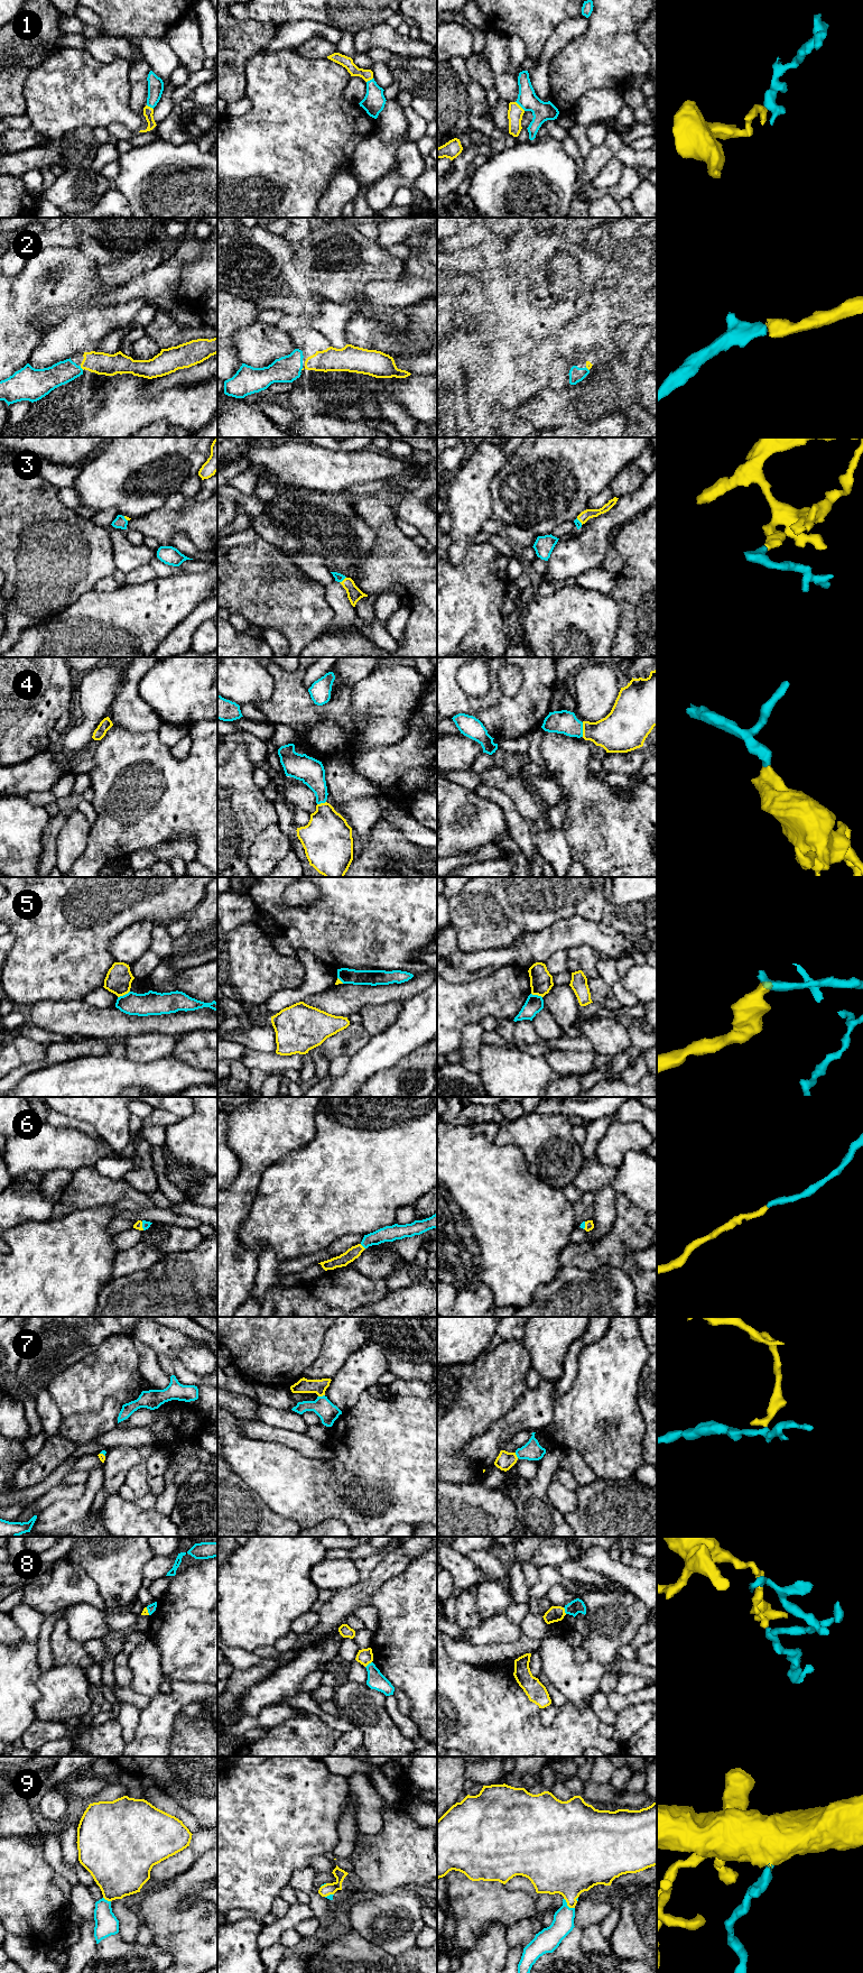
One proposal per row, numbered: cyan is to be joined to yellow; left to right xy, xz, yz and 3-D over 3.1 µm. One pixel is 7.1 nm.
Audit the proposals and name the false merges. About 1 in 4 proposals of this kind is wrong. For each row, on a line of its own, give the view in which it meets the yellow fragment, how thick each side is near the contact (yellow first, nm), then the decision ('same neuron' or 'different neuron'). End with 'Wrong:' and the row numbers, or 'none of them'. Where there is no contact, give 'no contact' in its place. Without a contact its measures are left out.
1: contact in yz; calibres 110 and 140 nm; same neuron
2: contact in xy; calibres 160 and 160 nm; same neuron
3: contact in xz; calibres 100 and 60 nm; same neuron
4: contact in yz; calibres 280 and 170 nm; same neuron
5: contact in xy; calibres 190 and 170 nm; different neuron
6: contact in xz; calibres 90 and 110 nm; same neuron
7: contact in xz; calibres 110 and 140 nm; same neuron
8: contact in xz; calibres 110 and 130 nm; different neuron
9: contact in yz; calibres 360 and 160 nm; same neuron
Wrong: 5, 8

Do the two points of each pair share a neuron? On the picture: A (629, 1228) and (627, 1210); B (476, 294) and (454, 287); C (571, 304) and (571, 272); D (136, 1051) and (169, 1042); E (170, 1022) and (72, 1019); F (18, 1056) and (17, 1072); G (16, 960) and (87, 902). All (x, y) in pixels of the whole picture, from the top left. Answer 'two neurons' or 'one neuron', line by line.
A: one neuron
B: one neuron
C: two neurons
D: one neuron
E: one neuron
F: two neurons
G: one neuron

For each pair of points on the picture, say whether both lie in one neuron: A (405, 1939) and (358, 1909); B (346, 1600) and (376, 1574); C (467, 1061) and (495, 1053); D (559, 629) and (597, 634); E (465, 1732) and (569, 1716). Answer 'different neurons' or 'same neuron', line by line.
A: same neuron
B: same neuron
C: different neurons
D: same neuron
E: same neuron

